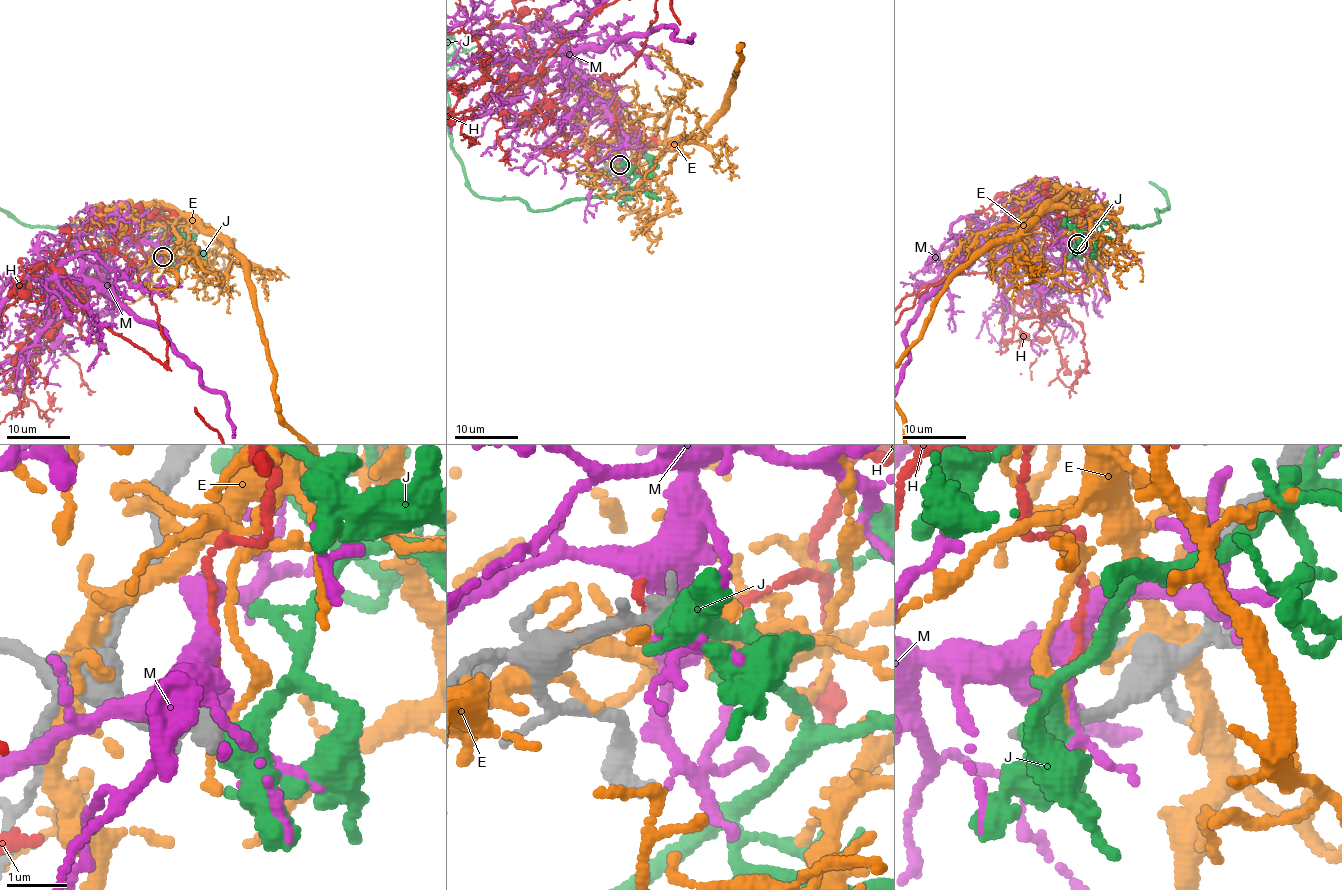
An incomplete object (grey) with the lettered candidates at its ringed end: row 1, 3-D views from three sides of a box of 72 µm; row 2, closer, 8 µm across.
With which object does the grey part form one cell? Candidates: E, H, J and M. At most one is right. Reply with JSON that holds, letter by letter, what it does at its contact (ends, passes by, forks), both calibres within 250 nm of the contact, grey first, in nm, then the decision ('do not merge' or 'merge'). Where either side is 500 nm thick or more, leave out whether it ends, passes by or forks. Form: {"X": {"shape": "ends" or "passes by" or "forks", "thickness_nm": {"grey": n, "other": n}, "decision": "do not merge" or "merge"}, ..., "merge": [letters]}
{"E": {"shape": "passes by", "thickness_nm": {"grey": 400, "other": 110}, "decision": "do not merge"}, "H": {"shape": "ends", "thickness_nm": {"grey": 400, "other": 140}, "decision": "do not merge"}, "J": {"shape": "passes by", "thickness_nm": {"grey": 400, "other": 480}, "decision": "do not merge"}, "M": {"shape": "forks", "thickness_nm": {"grey": 400, "other": 160}, "decision": "do not merge"}, "merge": []}

